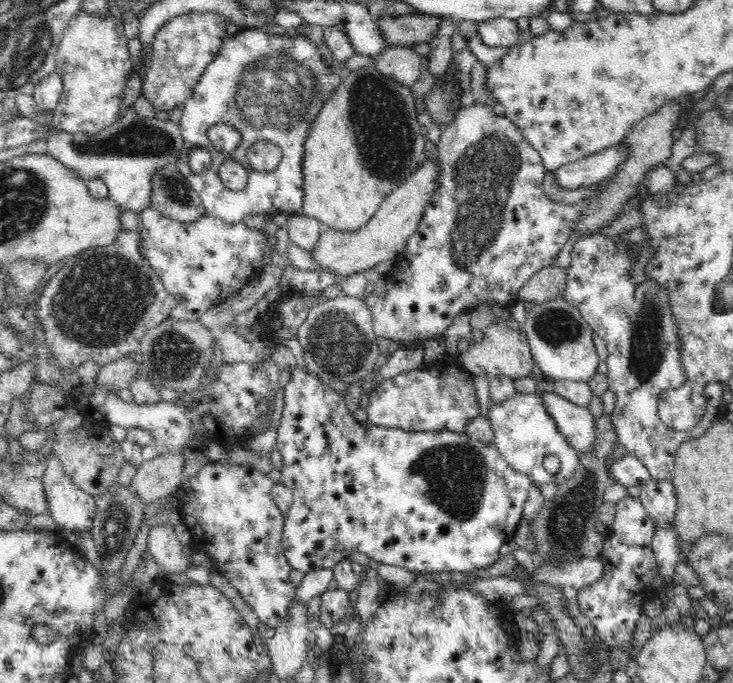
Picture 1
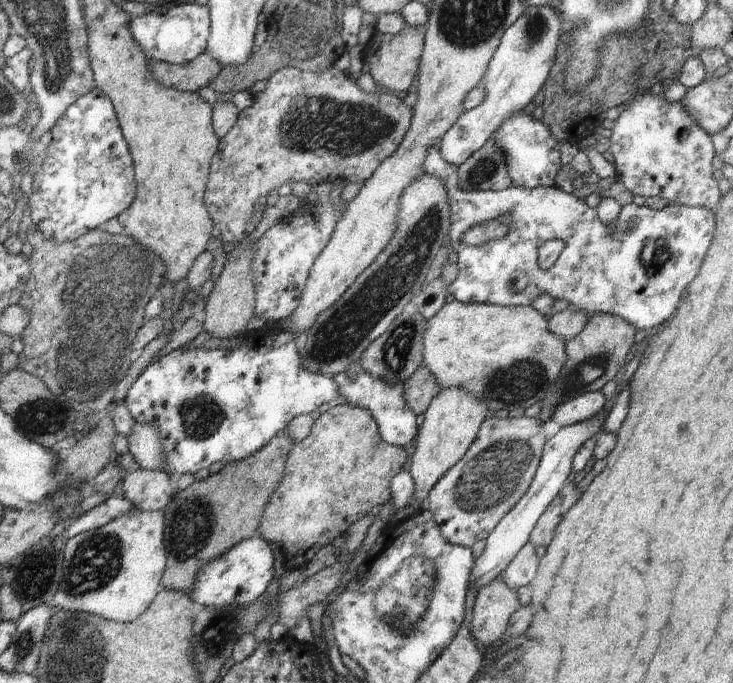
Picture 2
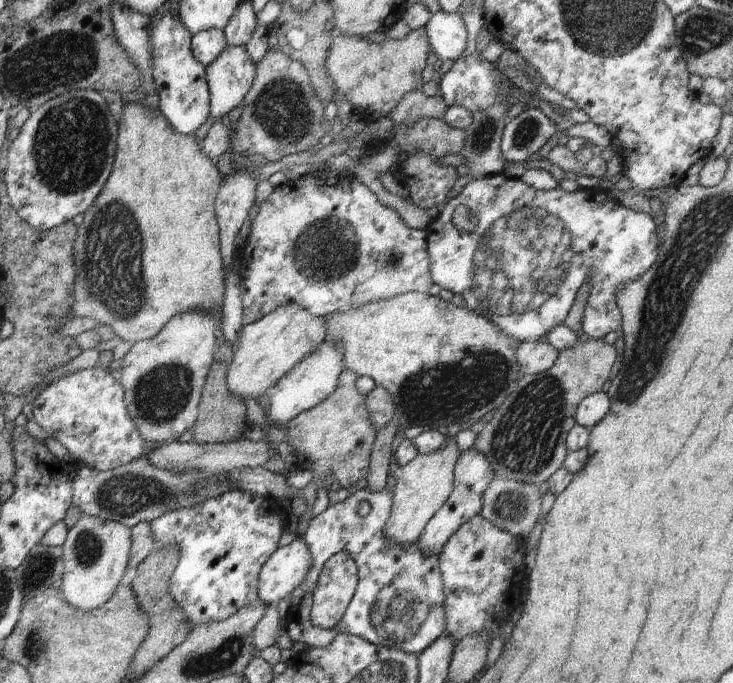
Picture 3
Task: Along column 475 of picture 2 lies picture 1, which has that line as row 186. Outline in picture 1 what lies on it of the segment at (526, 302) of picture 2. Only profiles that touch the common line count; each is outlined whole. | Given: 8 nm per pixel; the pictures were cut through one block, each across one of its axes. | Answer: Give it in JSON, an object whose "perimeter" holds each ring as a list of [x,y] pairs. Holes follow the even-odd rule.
{"perimeter":[[[242,29],[223,40],[220,52],[216,52],[214,60],[208,64],[198,85],[194,87],[195,92],[184,102],[179,122],[184,146],[189,151],[192,148],[208,150],[212,158],[211,165],[203,173],[193,173],[185,159],[175,162],[188,186],[202,199],[207,216],[220,218],[229,224],[240,224],[246,216],[261,214],[268,217],[280,210],[298,214],[302,210],[303,154],[308,131],[312,126],[312,116],[321,102],[322,91],[331,88],[330,81],[333,82],[335,91],[346,77],[337,72],[336,68],[332,74],[328,74],[327,70],[324,59],[317,53],[316,44],[307,40],[303,44],[298,42],[297,32],[270,35],[260,29]],[[218,123],[228,124],[242,135],[240,146],[229,156],[216,150],[208,138],[207,130]],[[226,157],[236,159],[247,170],[247,185],[242,191],[228,190],[219,177],[220,165]]]}

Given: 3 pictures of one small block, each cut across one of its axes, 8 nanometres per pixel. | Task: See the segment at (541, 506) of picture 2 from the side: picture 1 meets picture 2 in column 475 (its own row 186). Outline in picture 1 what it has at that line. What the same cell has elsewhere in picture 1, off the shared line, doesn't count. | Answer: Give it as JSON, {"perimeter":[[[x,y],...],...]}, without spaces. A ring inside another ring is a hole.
{"perimeter":[[[622,143],[605,148],[583,159],[566,163],[553,171],[555,181],[562,188],[574,190],[599,184],[616,174],[616,168],[628,158],[628,147]]]}

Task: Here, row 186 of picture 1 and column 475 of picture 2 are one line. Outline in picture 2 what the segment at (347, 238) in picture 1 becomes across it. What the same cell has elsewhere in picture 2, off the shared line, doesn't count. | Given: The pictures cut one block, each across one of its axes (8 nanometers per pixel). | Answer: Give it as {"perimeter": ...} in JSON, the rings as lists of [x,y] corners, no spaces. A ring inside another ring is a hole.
{"perimeter":[[[448,387],[442,390],[429,402],[424,413],[425,419],[419,426],[415,450],[408,458],[407,469],[415,484],[413,502],[426,501],[434,484],[456,464],[468,447],[474,442],[482,421],[487,417],[489,408],[482,400],[475,399],[462,387]]]}

